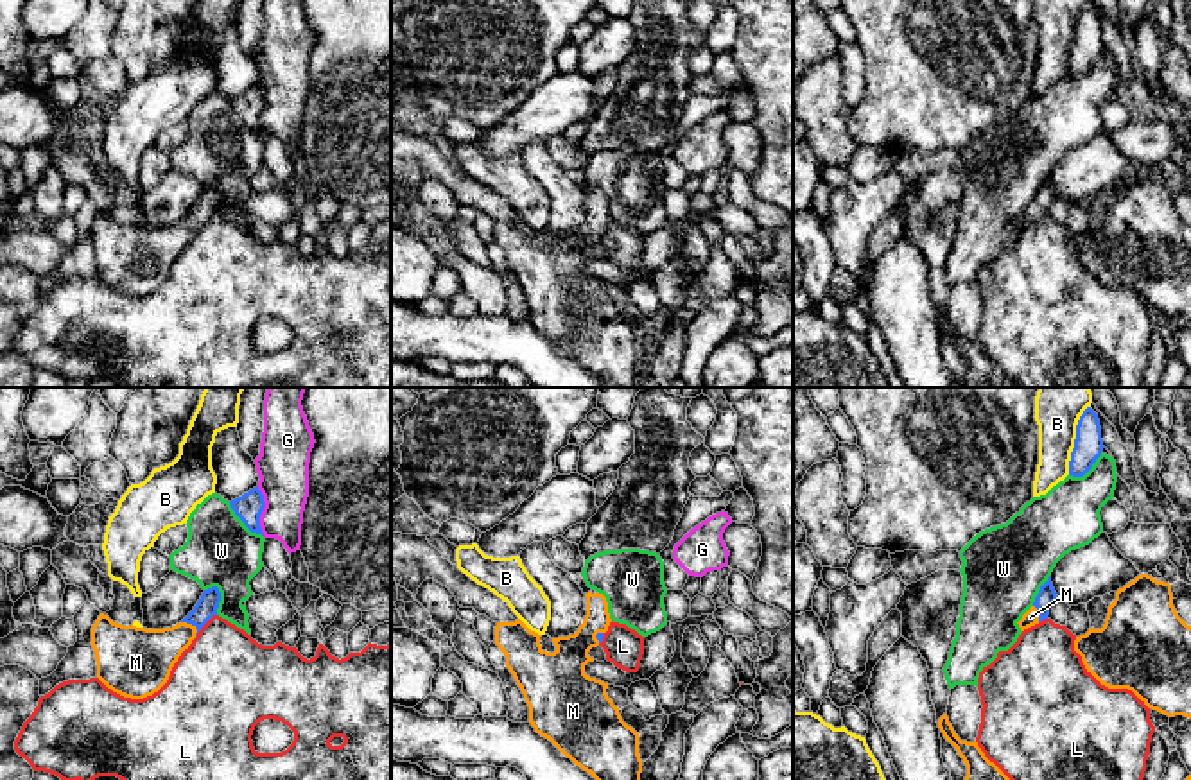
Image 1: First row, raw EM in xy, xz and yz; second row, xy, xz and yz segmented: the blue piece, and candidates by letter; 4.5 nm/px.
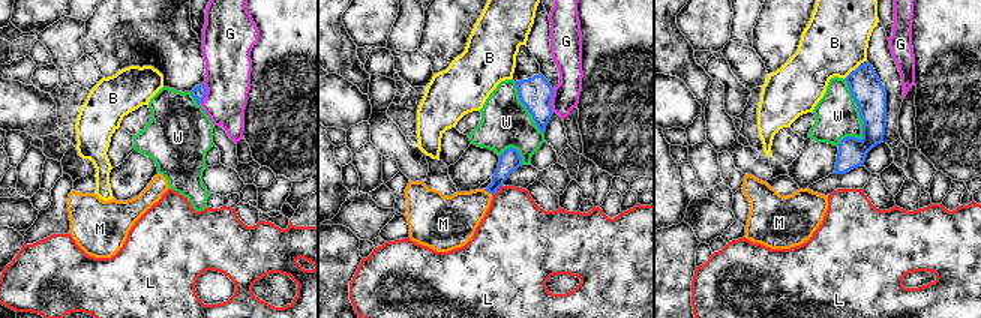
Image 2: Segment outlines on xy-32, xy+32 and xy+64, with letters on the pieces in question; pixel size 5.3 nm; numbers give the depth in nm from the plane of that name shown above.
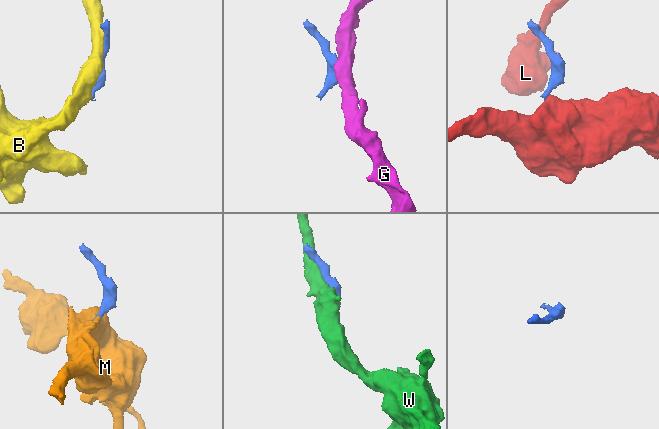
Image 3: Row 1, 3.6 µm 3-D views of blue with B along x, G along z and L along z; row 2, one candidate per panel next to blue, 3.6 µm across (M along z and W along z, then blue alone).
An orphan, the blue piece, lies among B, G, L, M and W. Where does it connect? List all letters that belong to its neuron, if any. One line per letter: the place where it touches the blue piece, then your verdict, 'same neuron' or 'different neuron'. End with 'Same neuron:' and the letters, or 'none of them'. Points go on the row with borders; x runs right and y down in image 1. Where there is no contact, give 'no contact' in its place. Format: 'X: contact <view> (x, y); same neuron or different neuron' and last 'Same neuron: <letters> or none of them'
B: contact yz (1075, 440); different neuron
G: contact xy (262, 510); different neuron
L: contact xy (203, 624); different neuron
M: contact xy (192, 624); same neuron
W: contact xy (243, 520); different neuron
Same neuron: M

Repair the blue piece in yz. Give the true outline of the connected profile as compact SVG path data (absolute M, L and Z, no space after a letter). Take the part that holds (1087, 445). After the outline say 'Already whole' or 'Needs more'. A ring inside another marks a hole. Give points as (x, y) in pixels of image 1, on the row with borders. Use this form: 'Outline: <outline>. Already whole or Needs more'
Outline: M1087 407L1076 425L1074 448L1069 461L1069 475L1083 477L1103 452L1098 414Z. Already whole

